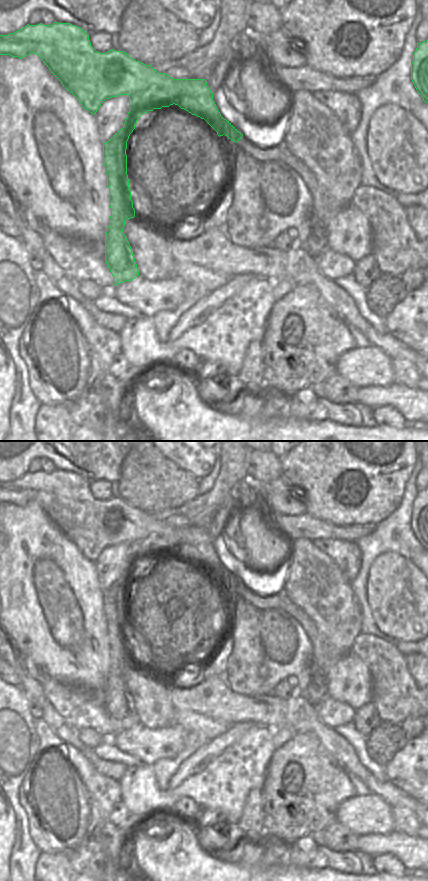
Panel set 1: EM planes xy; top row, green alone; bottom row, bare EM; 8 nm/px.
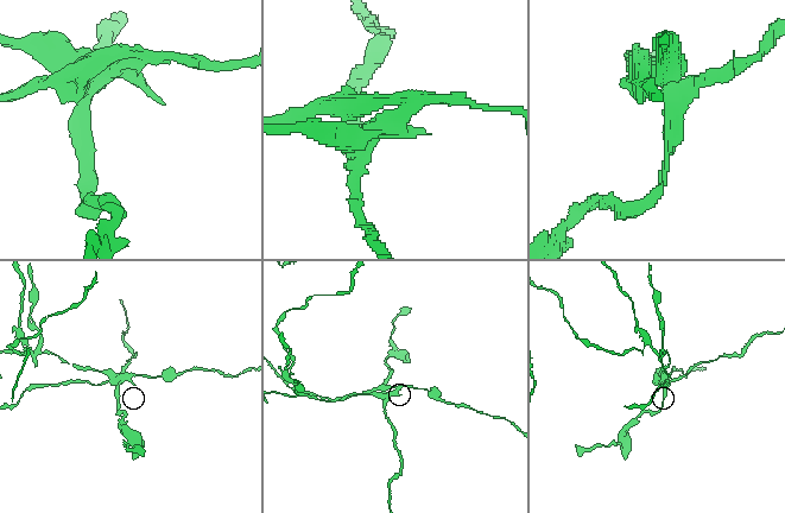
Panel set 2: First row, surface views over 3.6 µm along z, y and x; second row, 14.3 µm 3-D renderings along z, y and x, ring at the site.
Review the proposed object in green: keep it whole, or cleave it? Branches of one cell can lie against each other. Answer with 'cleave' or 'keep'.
cleave

